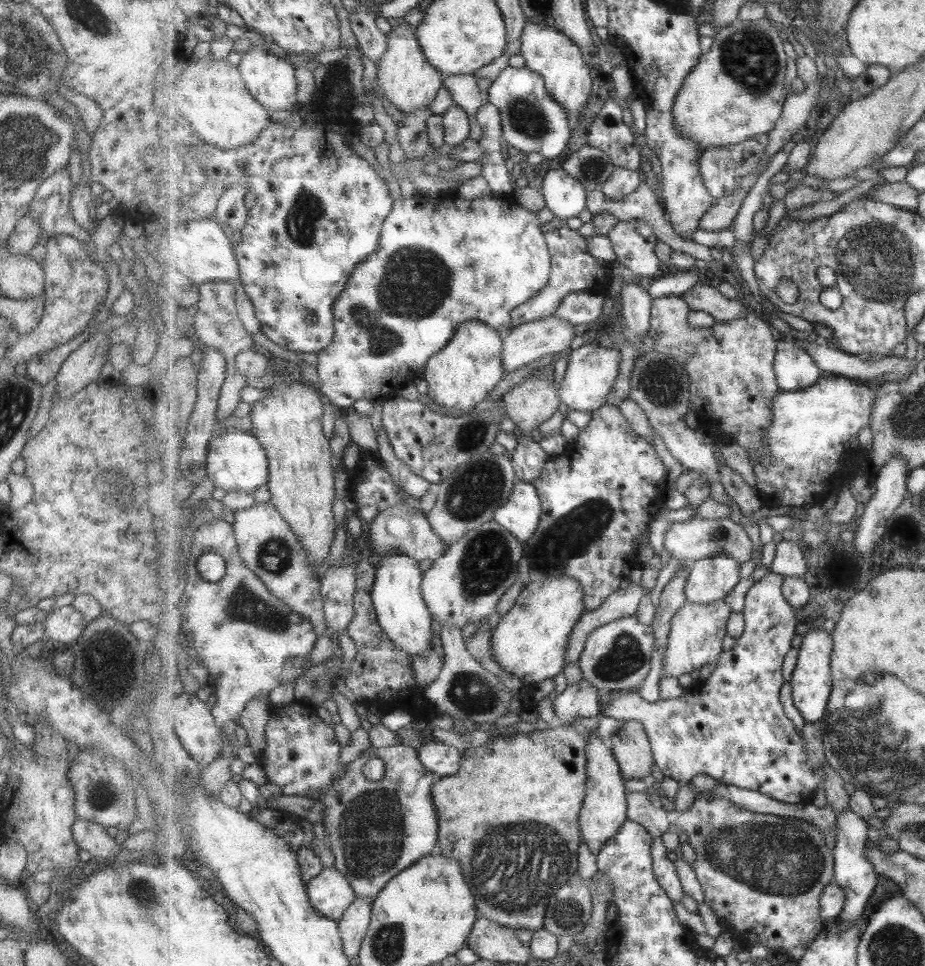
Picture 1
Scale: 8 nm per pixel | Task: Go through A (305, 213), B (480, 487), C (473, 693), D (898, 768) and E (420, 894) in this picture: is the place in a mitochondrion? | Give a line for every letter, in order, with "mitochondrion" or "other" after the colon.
A: mitochondrion
B: mitochondrion
C: mitochondrion
D: mitochondrion
E: other

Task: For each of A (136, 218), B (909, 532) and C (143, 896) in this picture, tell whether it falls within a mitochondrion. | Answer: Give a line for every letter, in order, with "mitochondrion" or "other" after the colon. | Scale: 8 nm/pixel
A: other
B: other
C: mitochondrion

